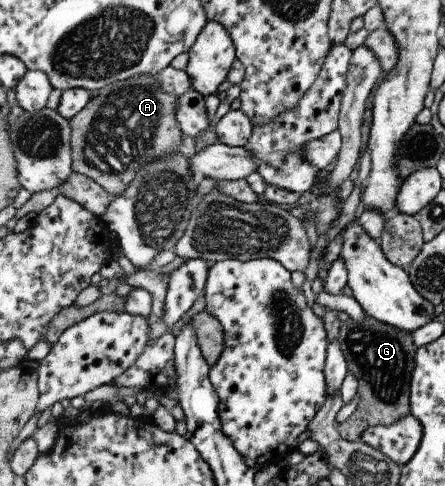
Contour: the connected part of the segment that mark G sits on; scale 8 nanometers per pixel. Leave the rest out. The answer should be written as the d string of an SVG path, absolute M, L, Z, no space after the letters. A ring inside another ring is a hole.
M367 315L361 322L353 317L341 323L338 343L345 357L348 372L356 376L359 402L357 408L340 426L340 435L348 442L360 442L366 428L390 425L410 412L410 384L417 347L412 334L380 323Z

